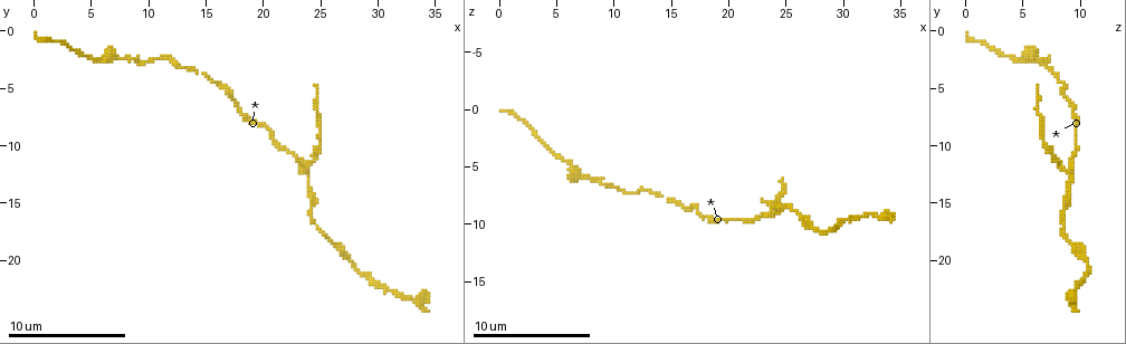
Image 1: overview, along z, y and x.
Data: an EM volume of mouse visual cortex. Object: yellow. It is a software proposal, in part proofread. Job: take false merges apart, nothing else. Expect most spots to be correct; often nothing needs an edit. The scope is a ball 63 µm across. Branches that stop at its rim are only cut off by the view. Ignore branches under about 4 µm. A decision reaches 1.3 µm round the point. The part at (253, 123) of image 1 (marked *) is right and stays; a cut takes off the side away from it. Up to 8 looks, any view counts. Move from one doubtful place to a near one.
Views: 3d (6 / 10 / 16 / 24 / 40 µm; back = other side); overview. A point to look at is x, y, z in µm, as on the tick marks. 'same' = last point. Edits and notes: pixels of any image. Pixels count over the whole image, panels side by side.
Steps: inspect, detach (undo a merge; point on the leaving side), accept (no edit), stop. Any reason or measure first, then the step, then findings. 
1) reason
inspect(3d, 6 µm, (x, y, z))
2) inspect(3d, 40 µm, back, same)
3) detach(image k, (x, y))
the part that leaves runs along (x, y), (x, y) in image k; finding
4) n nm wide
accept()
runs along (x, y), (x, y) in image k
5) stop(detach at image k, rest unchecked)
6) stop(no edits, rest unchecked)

calibre changes
inspect(3d, 16 µm, (16.0, 4.6, 8.4))

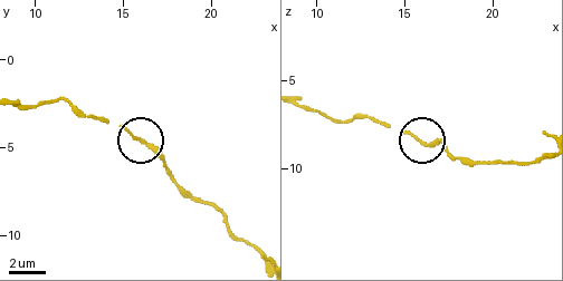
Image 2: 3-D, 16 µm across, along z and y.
accept()
runs along (193, 200), (145, 143), (106, 122) in image 2; one neuron here

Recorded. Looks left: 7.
three-way junction
inspect(3d, 10 µm, (23.8, 12.2, 9.0))

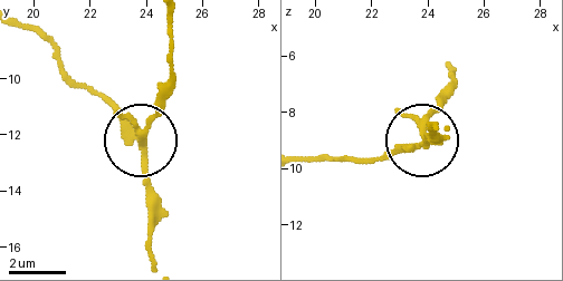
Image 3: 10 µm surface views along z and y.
inspect(3d, 6 µm, same)

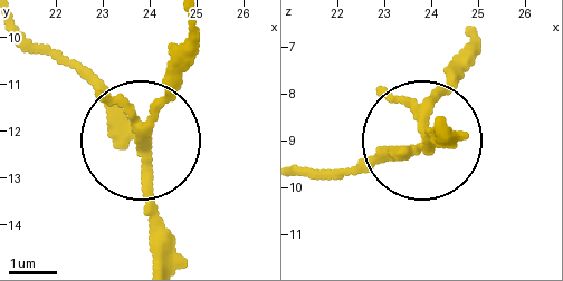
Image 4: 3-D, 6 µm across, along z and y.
220 nm wide
detach(image 4, (155, 99))
the part that leaves runs along (146, 151), (194, 18) in image 4; two neurons meet here

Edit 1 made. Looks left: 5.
thick turns thin
inspect(3d, 10 µm, (27.4, 19.6, 10.2))

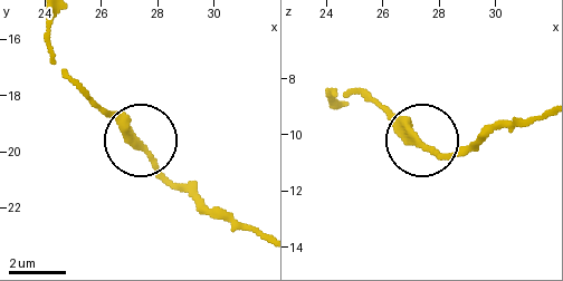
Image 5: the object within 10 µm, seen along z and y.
accept()
runs along (332, 102), (332, 95), (374, 99), (432, 149), (459, 152) in image 5; continuous, no second neuron

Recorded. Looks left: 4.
calibre changes
inspect(3d, 10 µm, (6.0, 2.6, 4.6))

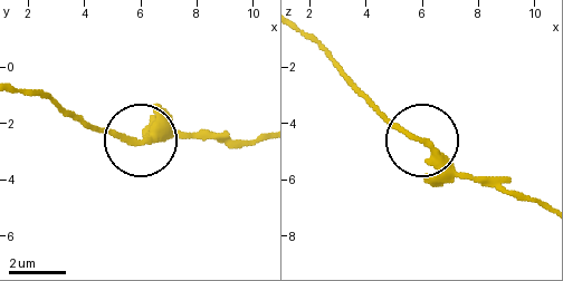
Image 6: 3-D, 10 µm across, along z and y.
accept()
runs along (537, 204), (466, 177), (366, 96) in image 6; continuous, no second neuron

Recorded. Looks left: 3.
stop(detach at image 4, rest unchecked)

